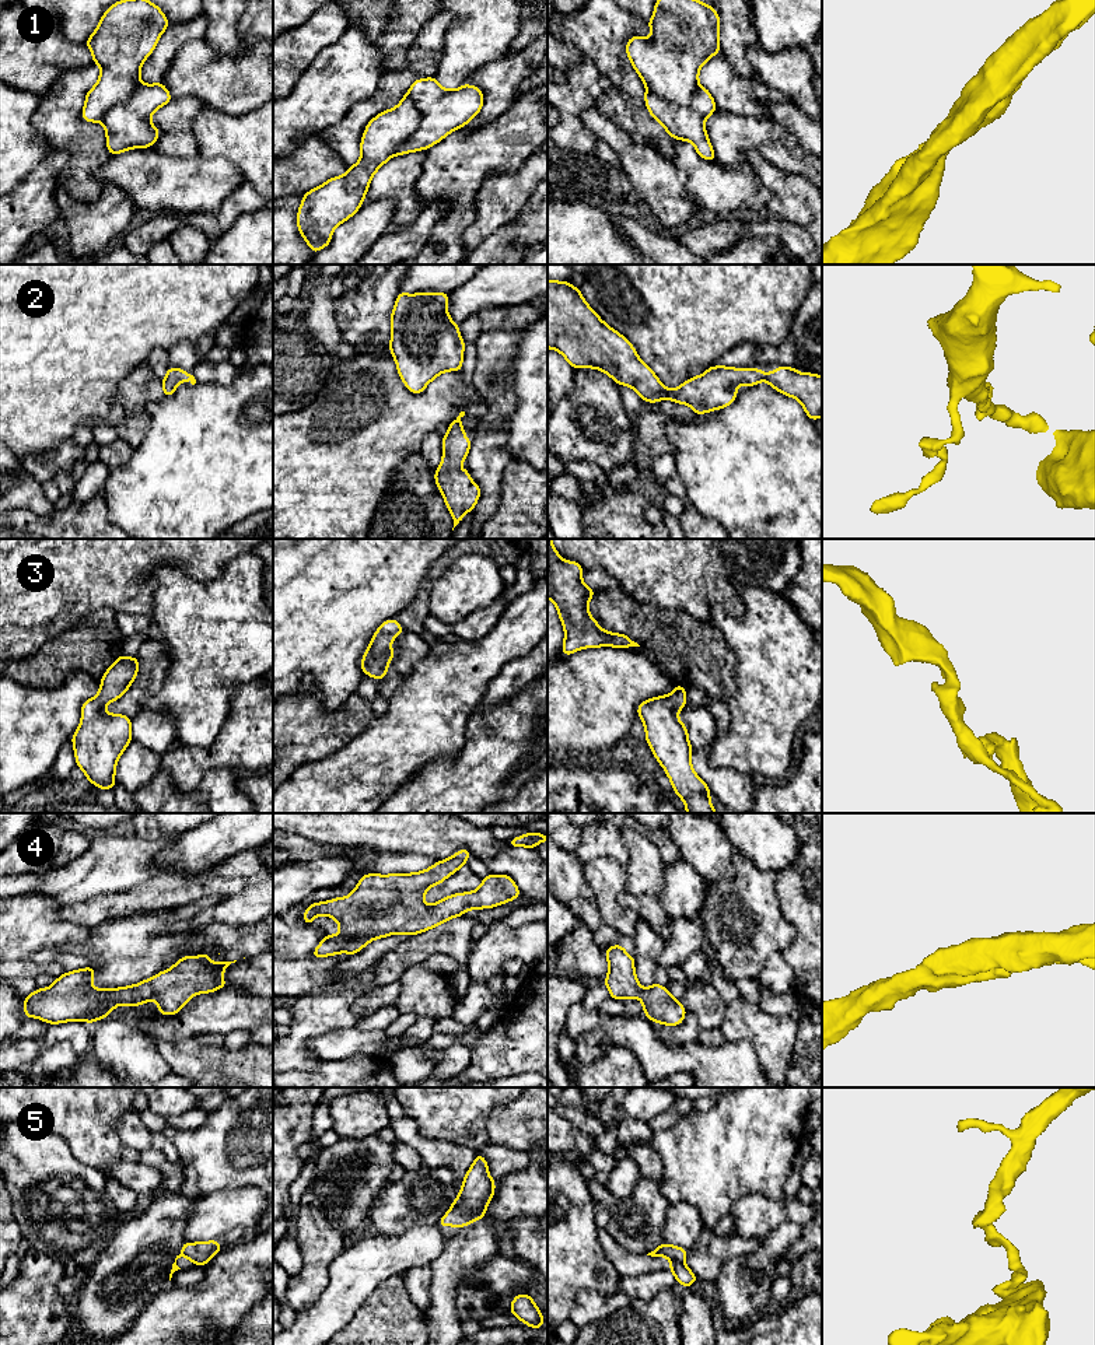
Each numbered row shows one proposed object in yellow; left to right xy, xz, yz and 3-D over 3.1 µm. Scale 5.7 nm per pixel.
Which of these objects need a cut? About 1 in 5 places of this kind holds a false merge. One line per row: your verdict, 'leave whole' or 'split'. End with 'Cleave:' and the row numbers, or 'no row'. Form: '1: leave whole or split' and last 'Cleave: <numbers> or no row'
1: leave whole
2: leave whole
3: leave whole
4: leave whole
5: split
Cleave: 5

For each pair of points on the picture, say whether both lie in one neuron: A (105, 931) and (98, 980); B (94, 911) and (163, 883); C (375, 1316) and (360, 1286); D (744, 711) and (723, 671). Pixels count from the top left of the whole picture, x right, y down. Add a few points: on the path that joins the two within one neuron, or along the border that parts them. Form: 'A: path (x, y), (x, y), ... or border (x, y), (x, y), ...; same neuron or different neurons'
A: path (105, 944), (105, 967); same neuron
B: path (111, 904), (128, 904), (146, 899); same neuron
C: border (391, 1275), (346, 1323); different neurons
D: border (737, 659), (734, 666), (735, 692), (726, 701); different neurons

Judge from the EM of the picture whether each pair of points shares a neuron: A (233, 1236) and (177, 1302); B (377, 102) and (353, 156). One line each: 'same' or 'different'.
A: different
B: same

